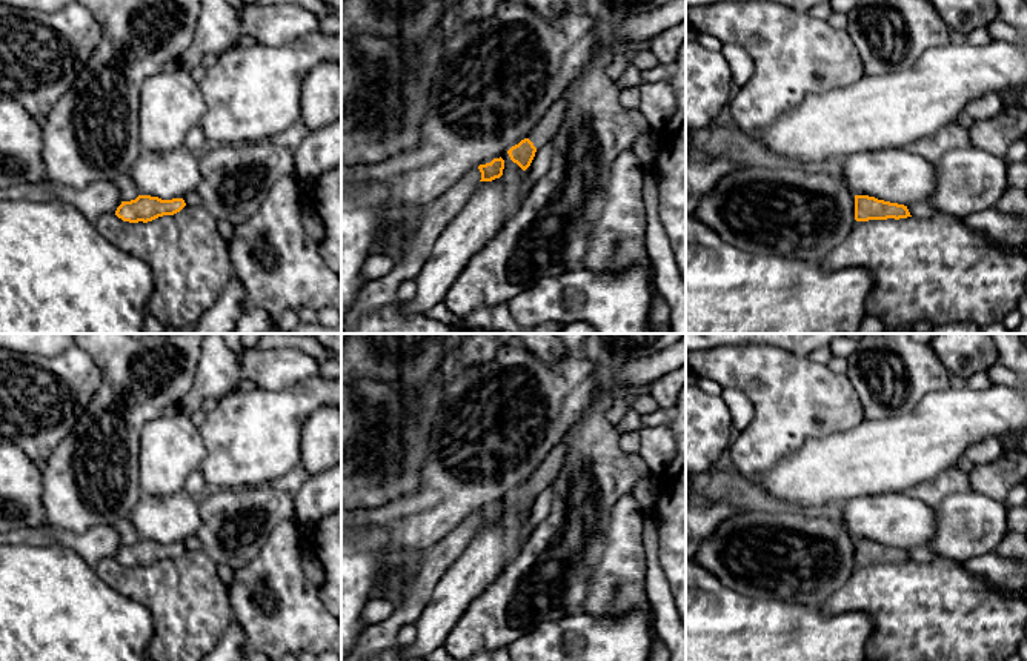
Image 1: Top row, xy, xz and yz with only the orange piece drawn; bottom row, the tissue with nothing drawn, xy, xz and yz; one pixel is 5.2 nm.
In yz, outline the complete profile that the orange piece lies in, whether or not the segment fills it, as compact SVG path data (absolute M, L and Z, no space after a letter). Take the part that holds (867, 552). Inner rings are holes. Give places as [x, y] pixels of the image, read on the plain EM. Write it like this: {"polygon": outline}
{"polygon": "M855 540L855 564L887 564L887 563L907 563L912 561L907 550L878 544L869 540Z"}

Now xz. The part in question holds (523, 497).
{"polygon": "M570 429L566 438L543 460L532 477L507 495L510 504L517 507L523 515L530 510L535 497L553 484L558 472L564 464L564 458L573 437L575 430Z"}

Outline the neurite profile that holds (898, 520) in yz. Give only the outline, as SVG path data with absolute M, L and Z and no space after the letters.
M909 492L853 497L843 504L843 526L855 540L909 550L927 546L938 529L935 507Z

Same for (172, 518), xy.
M186 490L165 497L141 493L129 521L141 540L183 543L200 529L198 501Z

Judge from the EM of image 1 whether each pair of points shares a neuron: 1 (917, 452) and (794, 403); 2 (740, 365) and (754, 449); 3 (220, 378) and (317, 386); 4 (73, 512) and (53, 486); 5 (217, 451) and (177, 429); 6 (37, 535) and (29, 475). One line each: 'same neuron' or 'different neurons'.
1: different neurons
2: same neuron
3: different neurons
4: same neuron
5: different neurons
6: different neurons

